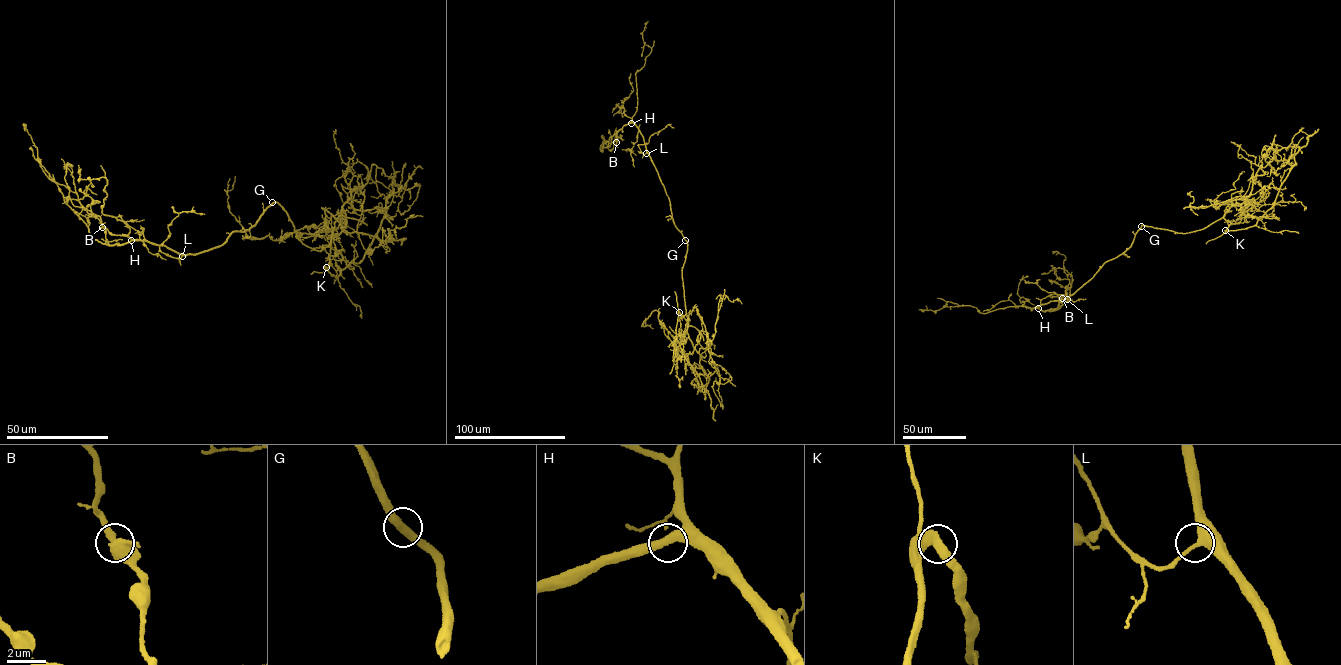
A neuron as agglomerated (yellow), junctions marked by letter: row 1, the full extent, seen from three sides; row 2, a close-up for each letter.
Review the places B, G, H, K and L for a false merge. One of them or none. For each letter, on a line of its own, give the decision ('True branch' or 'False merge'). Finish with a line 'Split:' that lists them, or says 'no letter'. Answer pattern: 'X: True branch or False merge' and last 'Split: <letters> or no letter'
B: True branch
G: True branch
H: True branch
K: True branch
L: True branch
Split: no letter

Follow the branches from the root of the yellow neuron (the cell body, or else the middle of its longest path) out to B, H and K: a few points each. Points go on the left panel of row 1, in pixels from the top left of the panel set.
B: (273, 203), (249, 229), (234, 230), (221, 245), (193, 254), (136, 239), (110, 245), (102, 227)
H: (273, 203), (249, 229), (234, 230), (222, 244), (197, 253), (182, 254), (162, 245), (131, 240)
K: (273, 203), (286, 211), (298, 238), (305, 245), (320, 251), (331, 246), (330, 263), (326, 267)

